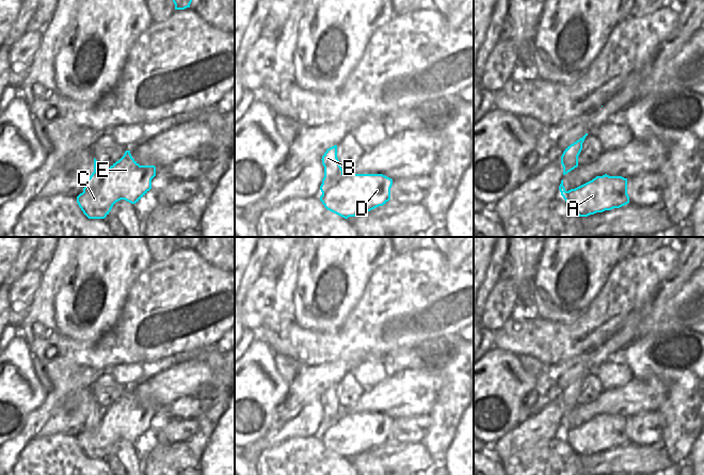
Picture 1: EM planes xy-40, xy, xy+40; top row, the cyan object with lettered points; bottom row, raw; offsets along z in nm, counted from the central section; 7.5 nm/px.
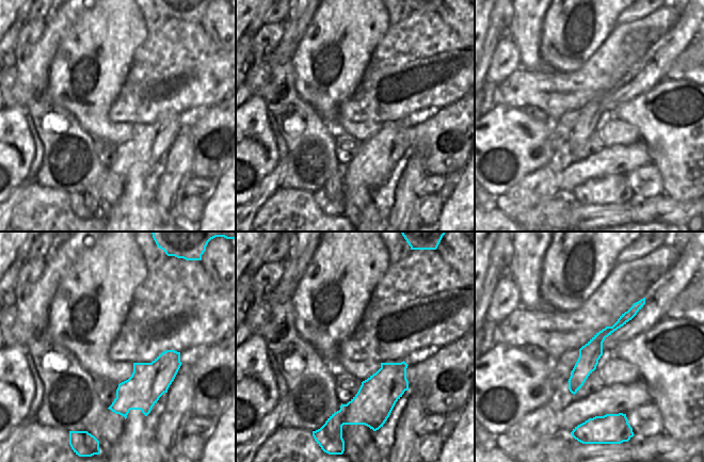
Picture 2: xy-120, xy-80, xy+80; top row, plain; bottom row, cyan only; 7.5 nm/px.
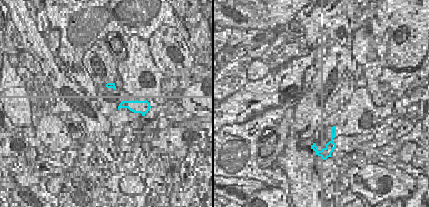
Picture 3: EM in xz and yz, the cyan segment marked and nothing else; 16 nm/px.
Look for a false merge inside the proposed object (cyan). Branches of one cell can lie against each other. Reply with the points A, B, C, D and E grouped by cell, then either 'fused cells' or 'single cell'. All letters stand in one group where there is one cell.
A C D E / B; fused cells

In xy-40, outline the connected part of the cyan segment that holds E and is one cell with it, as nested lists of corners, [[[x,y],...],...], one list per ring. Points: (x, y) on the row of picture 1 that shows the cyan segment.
[[[126,151],[108,170],[92,173],[77,203],[89,219],[105,219],[116,202],[139,202],[151,189],[155,176],[155,165],[140,165]]]

